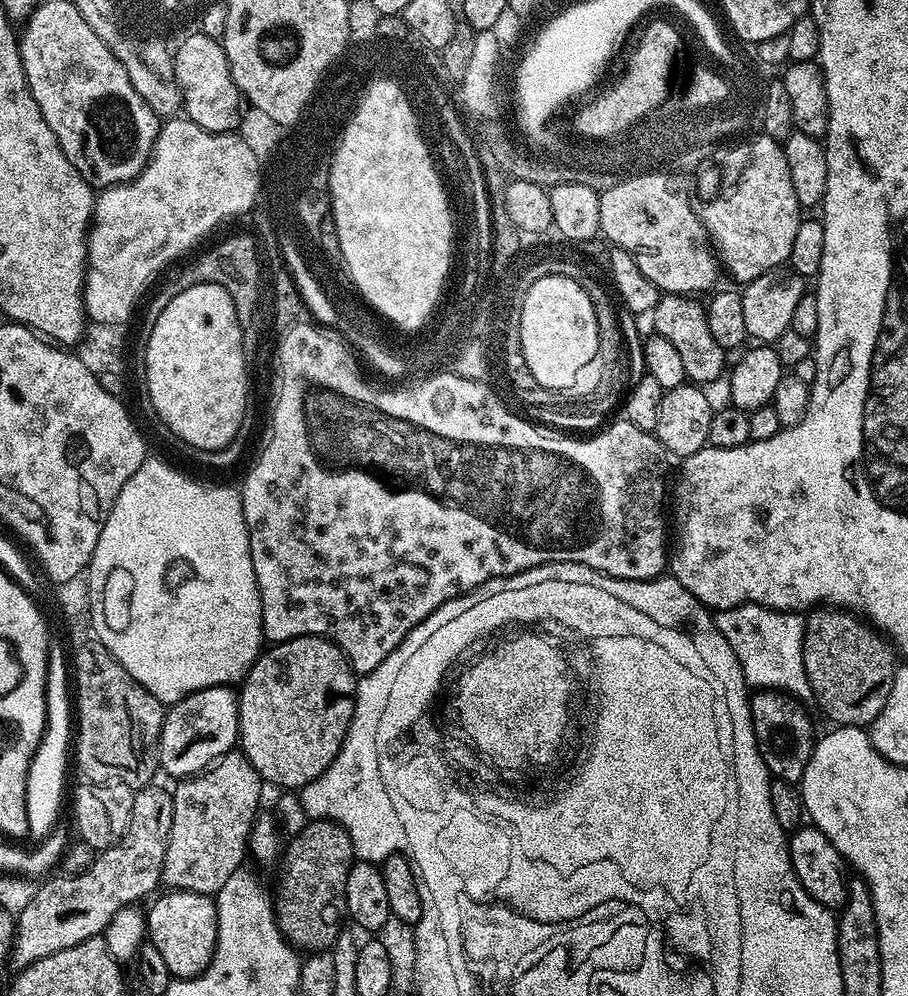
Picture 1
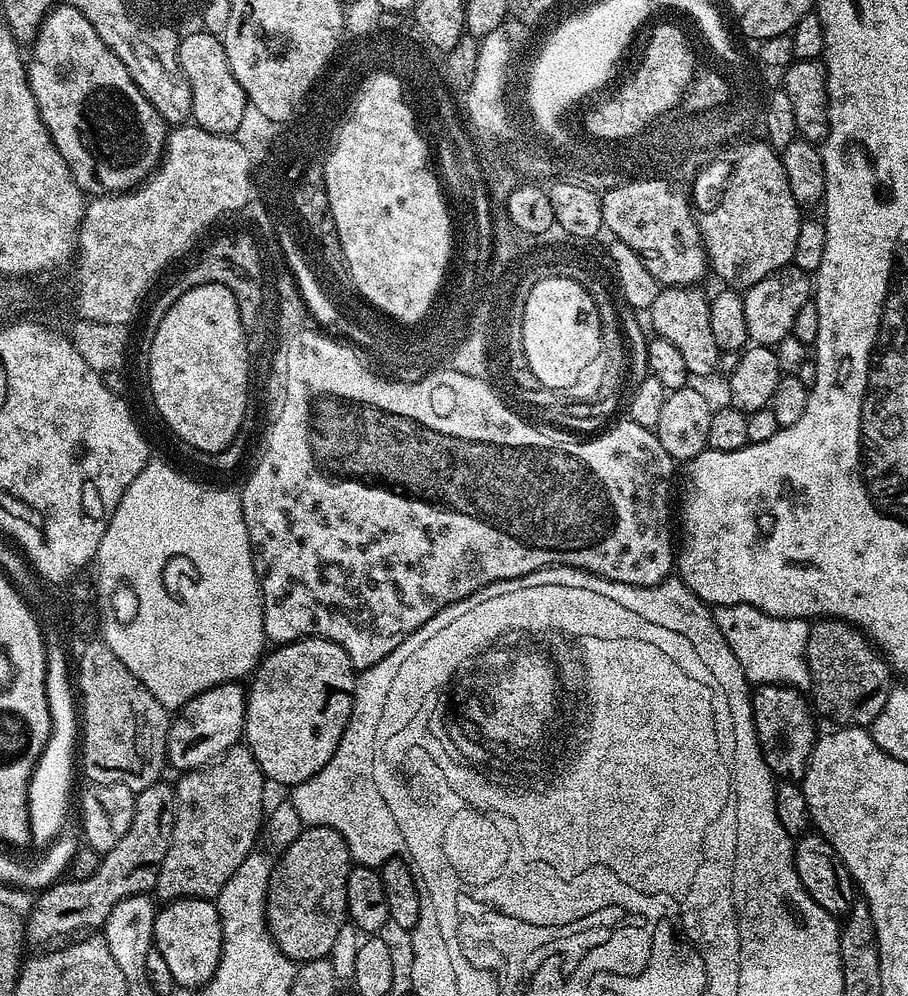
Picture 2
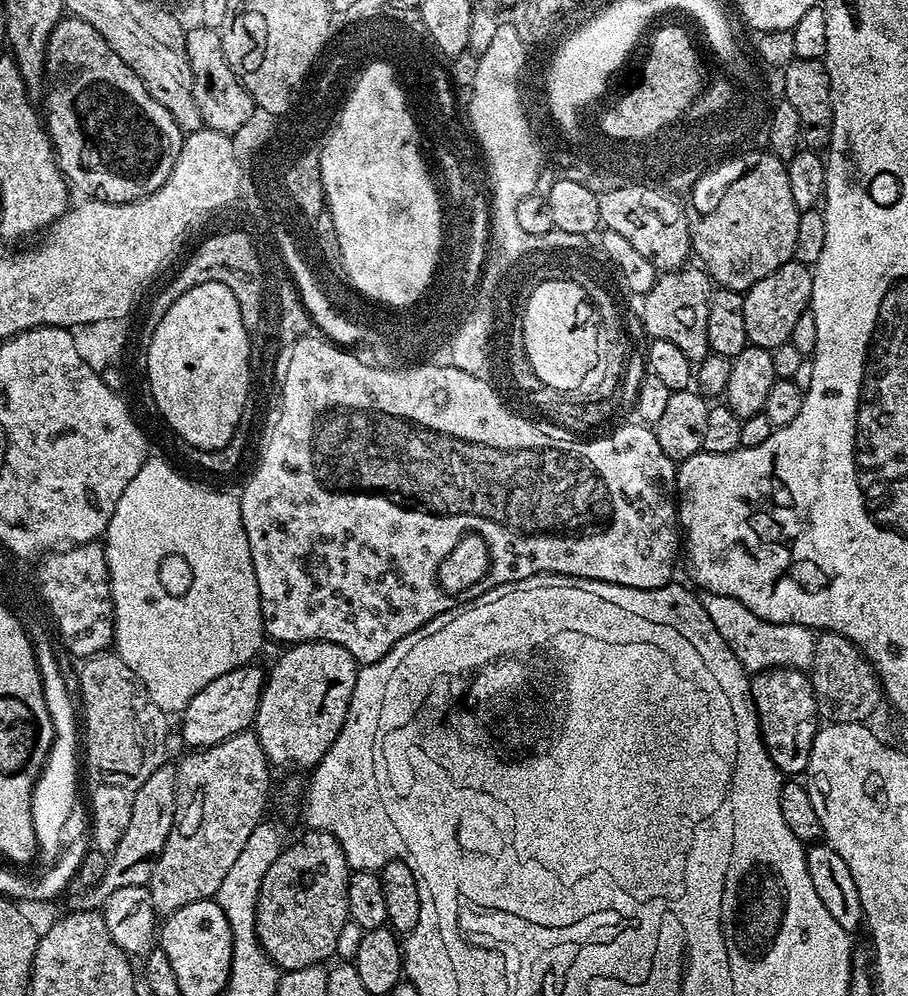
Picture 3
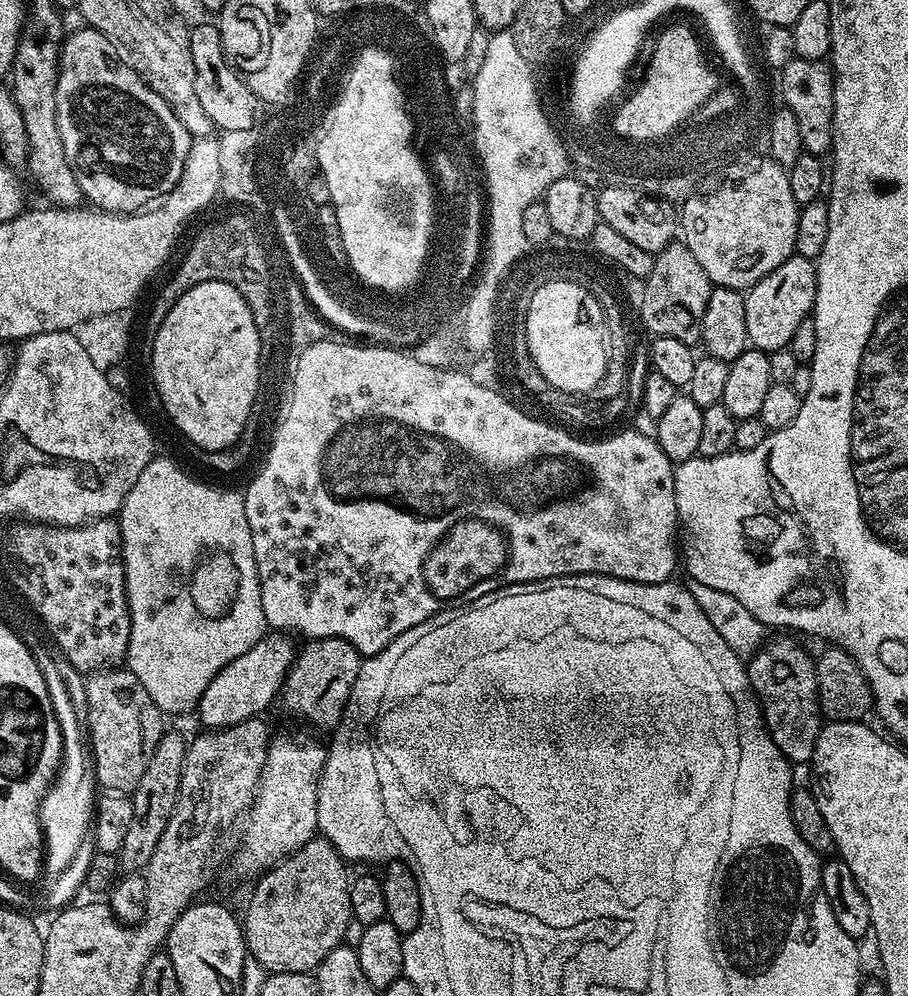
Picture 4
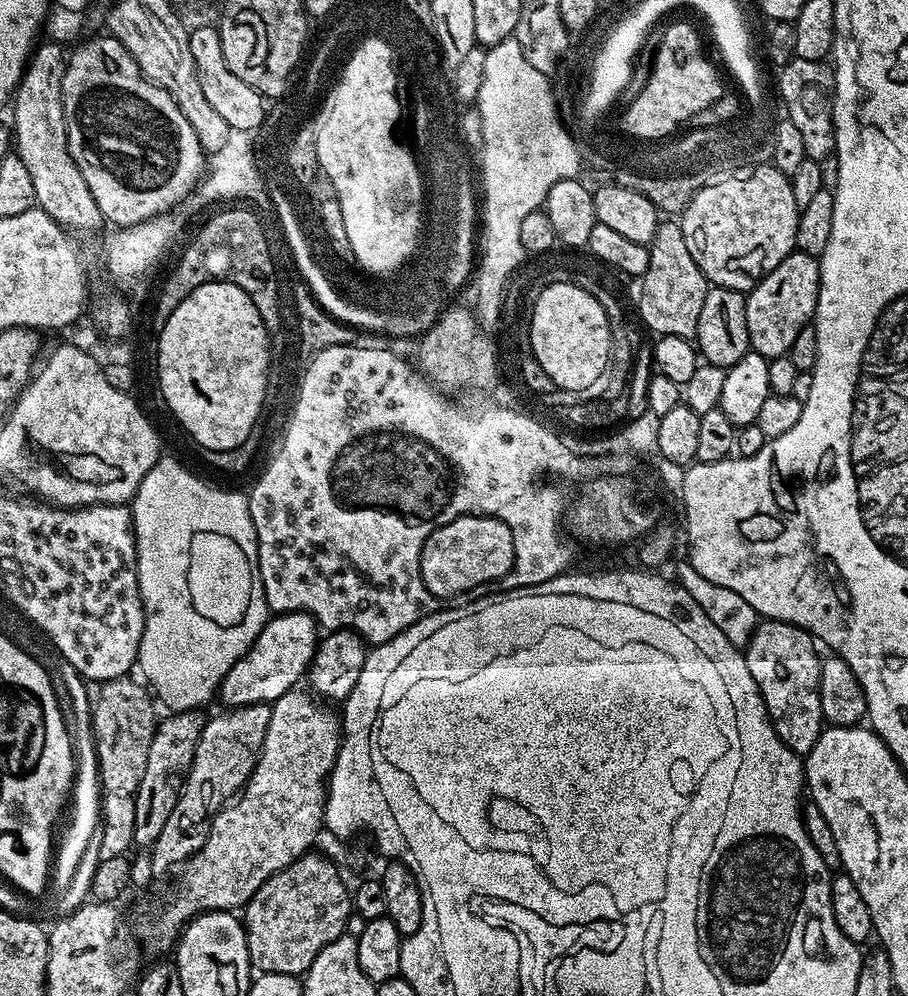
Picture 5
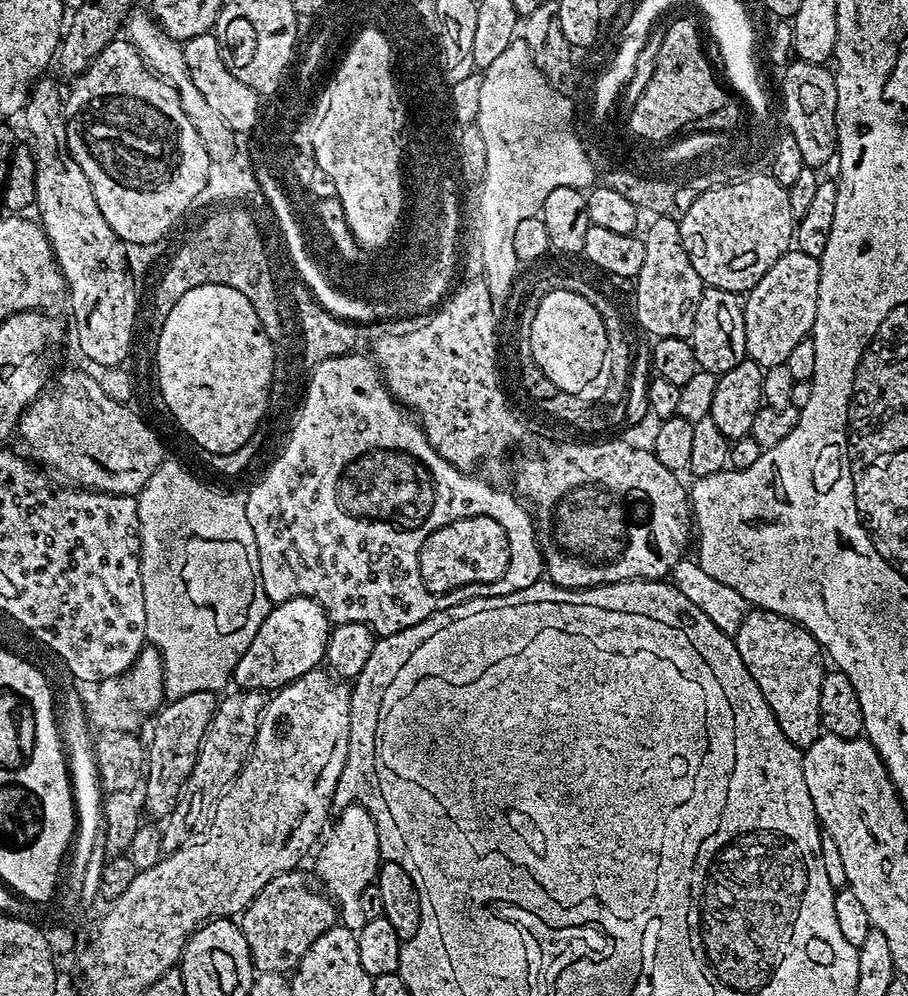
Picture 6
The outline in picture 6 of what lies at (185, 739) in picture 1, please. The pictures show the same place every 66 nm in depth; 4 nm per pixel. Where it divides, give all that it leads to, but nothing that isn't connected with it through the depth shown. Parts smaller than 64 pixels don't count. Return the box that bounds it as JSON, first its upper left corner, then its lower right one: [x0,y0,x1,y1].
[232,596,330,690]

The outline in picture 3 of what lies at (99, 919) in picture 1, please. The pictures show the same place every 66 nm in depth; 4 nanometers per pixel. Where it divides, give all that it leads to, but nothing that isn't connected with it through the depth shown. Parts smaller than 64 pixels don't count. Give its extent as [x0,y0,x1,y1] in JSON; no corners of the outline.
[90,764,176,904]

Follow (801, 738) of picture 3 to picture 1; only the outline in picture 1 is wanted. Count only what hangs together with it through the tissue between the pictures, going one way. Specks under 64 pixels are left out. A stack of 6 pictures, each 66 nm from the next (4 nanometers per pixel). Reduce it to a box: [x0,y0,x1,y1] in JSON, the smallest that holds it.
[751,690,814,785]

